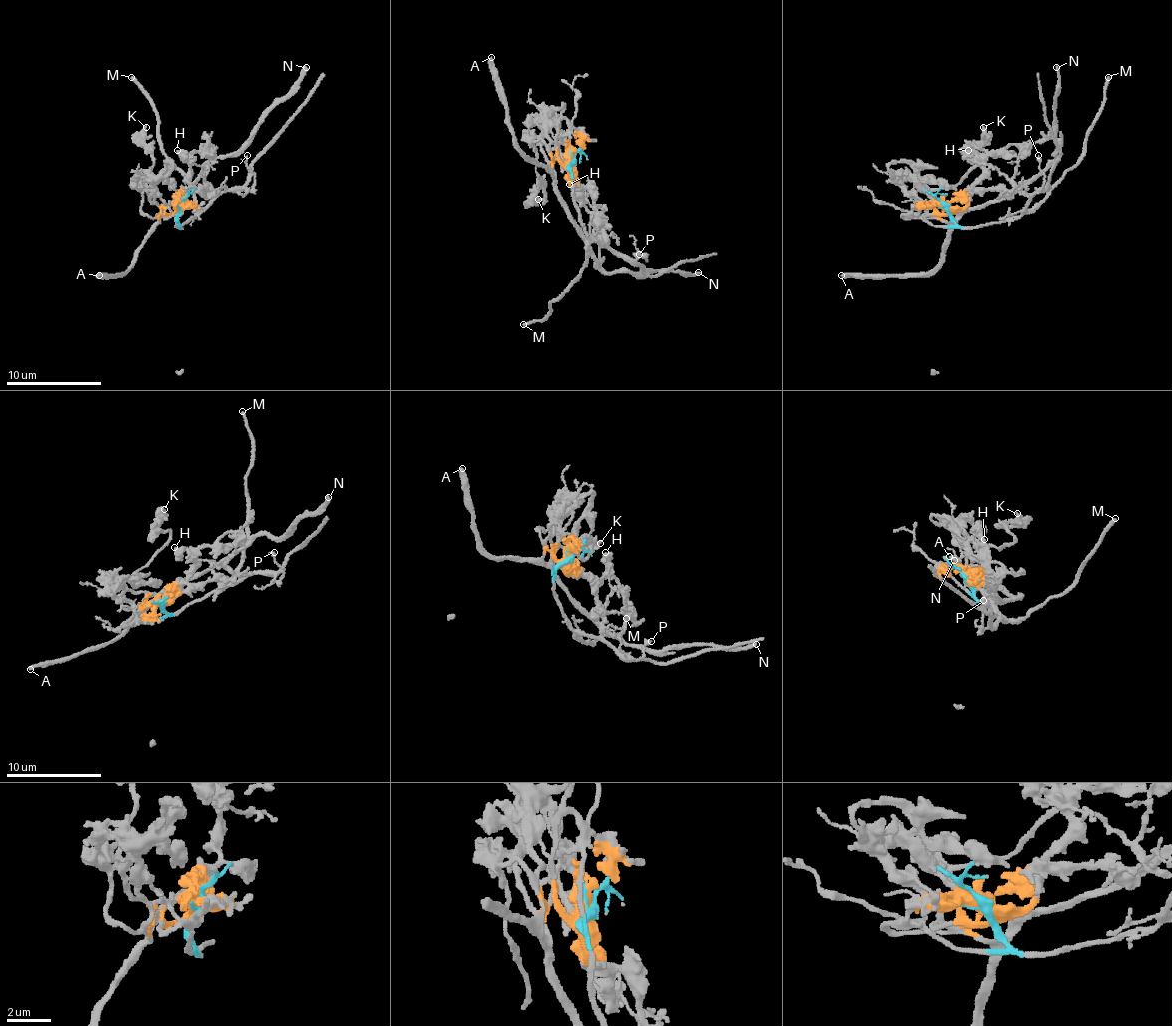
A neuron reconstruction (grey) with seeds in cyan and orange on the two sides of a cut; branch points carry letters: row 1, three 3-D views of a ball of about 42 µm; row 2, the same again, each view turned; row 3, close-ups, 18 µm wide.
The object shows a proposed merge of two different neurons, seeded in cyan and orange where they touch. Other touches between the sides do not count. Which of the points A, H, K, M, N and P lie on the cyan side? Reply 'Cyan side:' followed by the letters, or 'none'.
Cyan side: M, P

